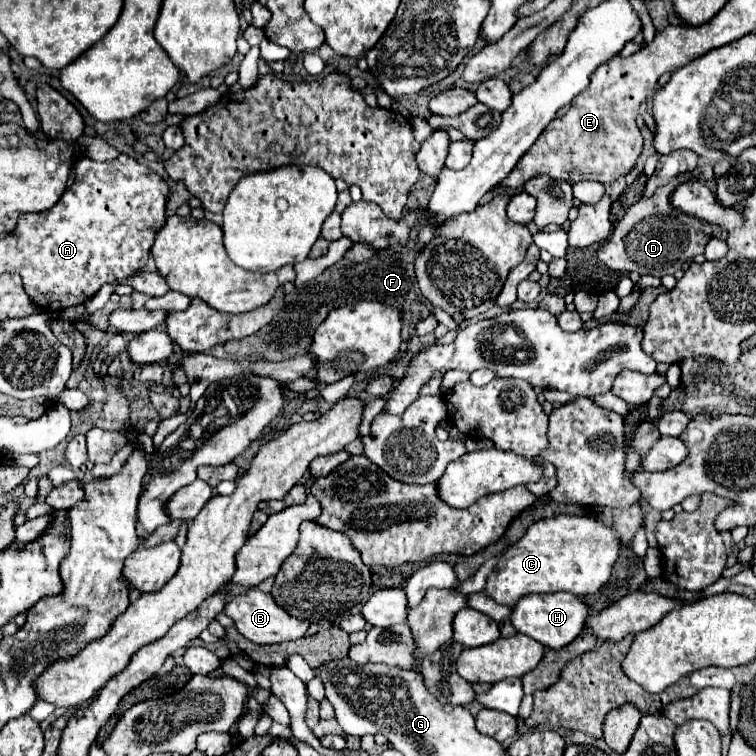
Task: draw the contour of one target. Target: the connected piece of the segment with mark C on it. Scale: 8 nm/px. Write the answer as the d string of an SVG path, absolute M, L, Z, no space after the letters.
M554 516L532 524L516 548L510 548L488 576L484 592L498 604L512 606L526 594L572 592L586 596L598 592L610 578L618 560L622 538L592 516Z

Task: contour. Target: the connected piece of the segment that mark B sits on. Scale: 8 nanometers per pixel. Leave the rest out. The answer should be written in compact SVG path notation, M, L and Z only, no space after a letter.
M250 588L242 594L238 594L236 598L232 598L224 610L226 616L230 616L234 620L234 626L238 628L238 632L252 640L254 644L280 644L280 642L288 642L288 640L298 640L306 634L308 630L308 622L306 620L296 620L294 616L288 616L288 612L284 612L284 608L280 608L270 594L260 592L258 588Z

